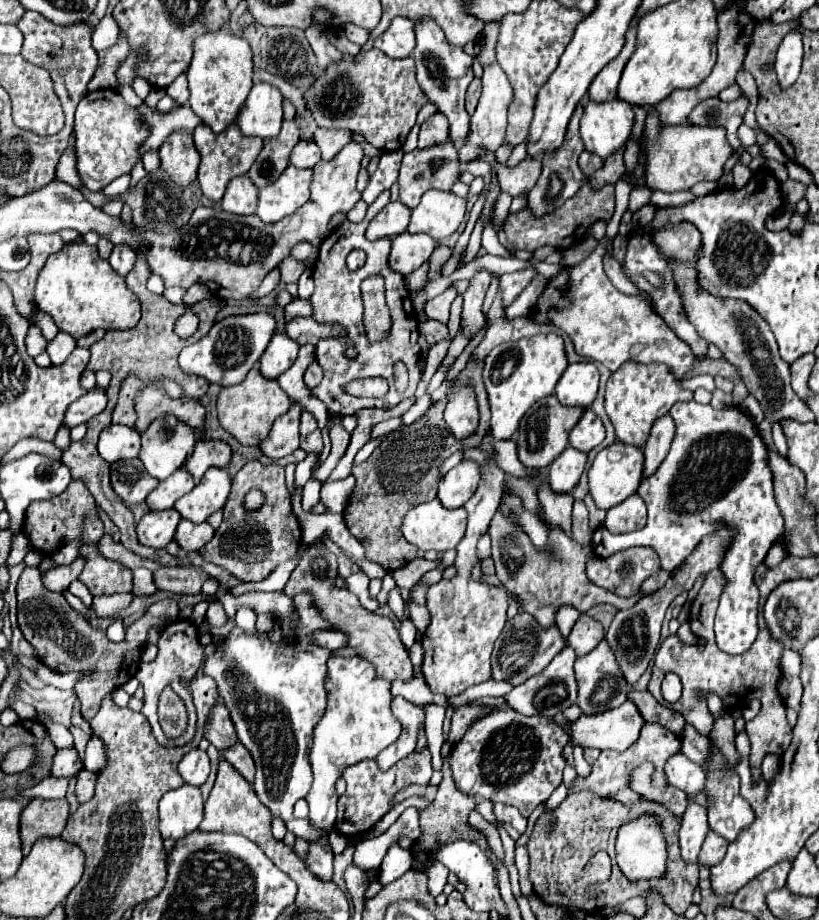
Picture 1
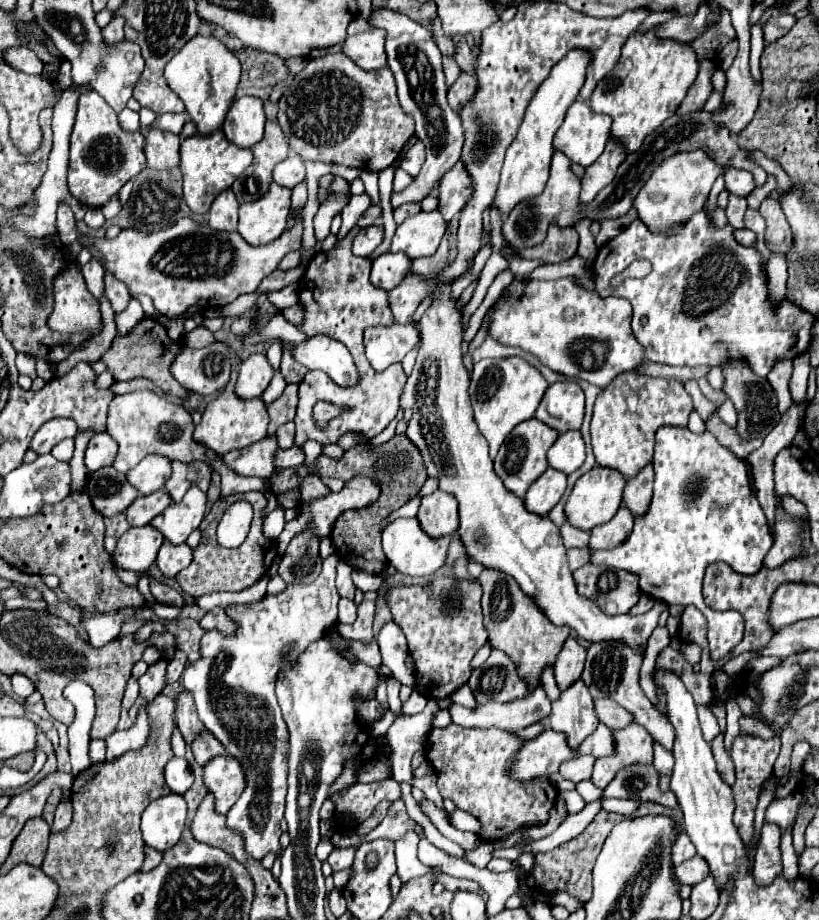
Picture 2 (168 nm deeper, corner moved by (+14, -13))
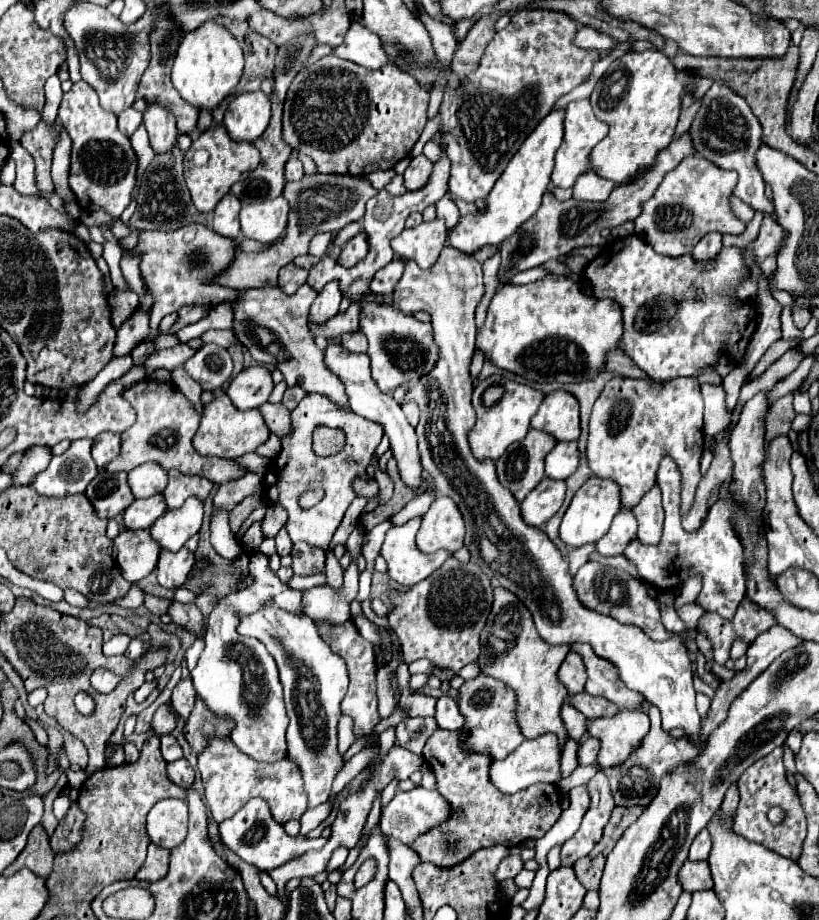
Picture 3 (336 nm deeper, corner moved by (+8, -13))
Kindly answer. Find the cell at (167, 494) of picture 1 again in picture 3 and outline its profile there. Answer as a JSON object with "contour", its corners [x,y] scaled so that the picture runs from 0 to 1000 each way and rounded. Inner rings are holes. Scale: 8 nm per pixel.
{"contour":[[[188,537],[176,543],[164,543],[154,554],[151,554],[151,570],[154,574],[183,574],[188,565],[193,565],[203,557],[203,546],[198,537]]]}

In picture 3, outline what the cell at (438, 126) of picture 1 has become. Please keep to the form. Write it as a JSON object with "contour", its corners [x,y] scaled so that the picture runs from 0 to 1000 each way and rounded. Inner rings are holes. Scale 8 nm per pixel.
{"contour":[[[518,167],[503,172],[501,180],[493,187],[493,202],[496,202],[496,207],[505,209],[505,207],[513,207],[515,202],[520,202],[523,193],[525,193],[525,185],[527,185],[527,176]]]}

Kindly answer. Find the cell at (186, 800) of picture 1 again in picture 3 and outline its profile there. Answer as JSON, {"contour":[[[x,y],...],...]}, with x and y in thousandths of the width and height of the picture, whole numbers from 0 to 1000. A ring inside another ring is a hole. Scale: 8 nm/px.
{"contour":[[[195,870],[181,883],[181,909],[198,922],[215,922],[227,911],[230,876],[225,870]]]}

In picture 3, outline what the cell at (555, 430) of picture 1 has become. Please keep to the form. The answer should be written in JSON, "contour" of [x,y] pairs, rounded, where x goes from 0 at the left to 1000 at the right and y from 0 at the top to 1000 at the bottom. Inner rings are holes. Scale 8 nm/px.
{"contour":[[[652,465],[645,467],[642,476],[620,485],[613,498],[606,500],[606,517],[632,546],[642,541],[664,520],[664,498],[676,487],[679,478],[667,470]]]}

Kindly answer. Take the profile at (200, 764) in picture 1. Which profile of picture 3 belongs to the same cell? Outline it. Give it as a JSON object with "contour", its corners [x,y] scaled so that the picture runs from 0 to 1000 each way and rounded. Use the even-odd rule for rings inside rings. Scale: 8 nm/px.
{"contour":[[[220,824],[220,826],[205,830],[205,846],[208,846],[215,854],[230,859],[230,857],[237,852],[237,837],[234,837],[234,833],[230,830],[227,824]]]}

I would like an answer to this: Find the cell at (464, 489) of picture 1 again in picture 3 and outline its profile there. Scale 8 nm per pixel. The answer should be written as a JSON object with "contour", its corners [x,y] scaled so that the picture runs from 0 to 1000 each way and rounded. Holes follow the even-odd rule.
{"contour":[[[532,541],[525,554],[515,561],[515,572],[508,583],[508,593],[518,602],[532,598],[557,600],[567,593],[567,565],[549,541]]]}

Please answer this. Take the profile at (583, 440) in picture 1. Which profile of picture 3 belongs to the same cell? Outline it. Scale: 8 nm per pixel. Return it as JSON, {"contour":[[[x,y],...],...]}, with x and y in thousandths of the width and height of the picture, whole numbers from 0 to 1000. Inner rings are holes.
{"contour":[[[681,480],[672,493],[667,496],[667,520],[674,522],[691,522],[696,515],[703,513],[708,502],[703,480]]]}

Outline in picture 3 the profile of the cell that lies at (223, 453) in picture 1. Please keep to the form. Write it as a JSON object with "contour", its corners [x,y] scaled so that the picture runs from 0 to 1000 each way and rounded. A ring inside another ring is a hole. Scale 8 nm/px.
{"contour":[[[208,511],[205,513],[205,528],[198,535],[198,539],[203,541],[205,552],[220,552],[227,546],[227,541],[232,541],[232,539],[249,543],[256,537],[259,528],[261,526],[252,520],[225,517],[217,511]]]}

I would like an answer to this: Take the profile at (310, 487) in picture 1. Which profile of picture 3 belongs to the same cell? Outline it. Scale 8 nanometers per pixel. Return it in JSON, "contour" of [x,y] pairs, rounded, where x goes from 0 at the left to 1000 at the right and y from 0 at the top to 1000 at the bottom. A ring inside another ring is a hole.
{"contour":[[[344,574],[344,576],[342,576],[342,580],[337,583],[337,600],[339,600],[339,604],[352,604],[352,602],[357,600],[354,585],[352,585],[352,580],[349,580],[349,576],[347,576],[347,574]]]}

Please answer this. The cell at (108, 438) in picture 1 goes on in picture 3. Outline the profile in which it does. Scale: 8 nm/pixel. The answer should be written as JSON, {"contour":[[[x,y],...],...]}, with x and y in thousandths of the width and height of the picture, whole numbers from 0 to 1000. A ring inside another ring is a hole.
{"contour":[[[120,472],[120,476],[115,476],[112,498],[122,511],[125,511],[125,507],[129,507],[132,502],[137,502],[144,496],[147,480],[149,480],[147,472]]]}

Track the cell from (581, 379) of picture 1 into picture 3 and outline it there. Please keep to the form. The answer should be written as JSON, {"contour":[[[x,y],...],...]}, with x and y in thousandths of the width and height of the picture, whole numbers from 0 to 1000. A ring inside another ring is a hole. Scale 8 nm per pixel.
{"contour":[[[679,424],[679,426],[667,428],[647,463],[662,470],[669,470],[681,480],[706,478],[708,474],[706,435],[691,424]]]}

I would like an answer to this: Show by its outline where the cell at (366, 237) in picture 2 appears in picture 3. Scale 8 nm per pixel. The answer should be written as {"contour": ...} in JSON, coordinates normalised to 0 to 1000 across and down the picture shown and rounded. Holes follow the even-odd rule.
{"contour":[[[435,254],[430,261],[425,261],[420,265],[420,270],[418,270],[415,278],[413,278],[413,287],[422,289],[422,291],[430,291],[447,278],[447,272],[449,272],[447,254]]]}

